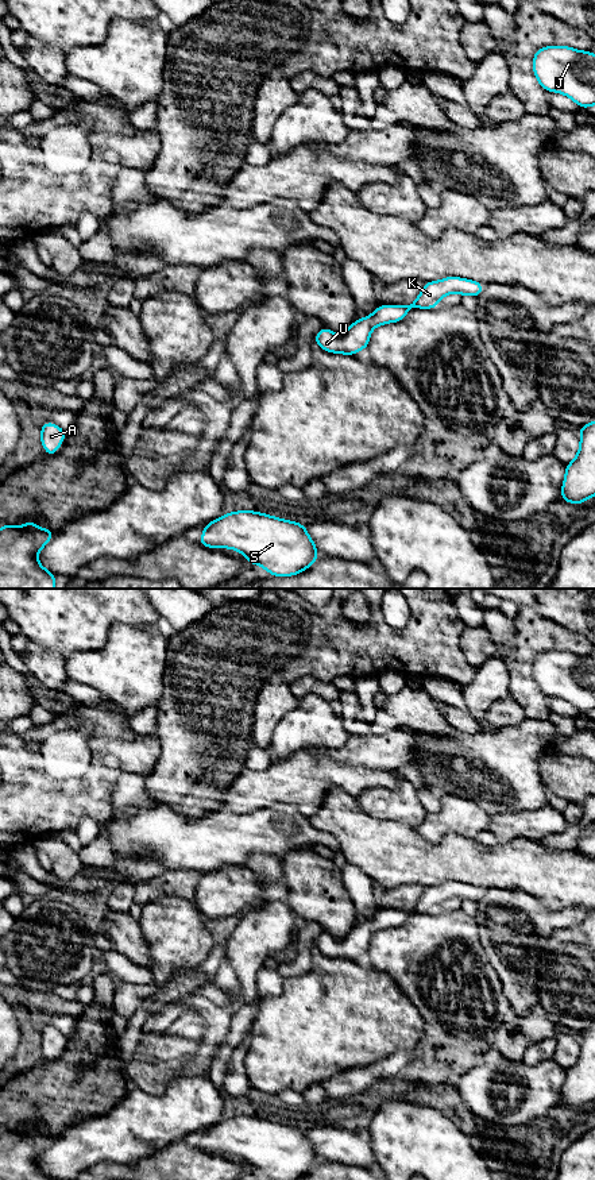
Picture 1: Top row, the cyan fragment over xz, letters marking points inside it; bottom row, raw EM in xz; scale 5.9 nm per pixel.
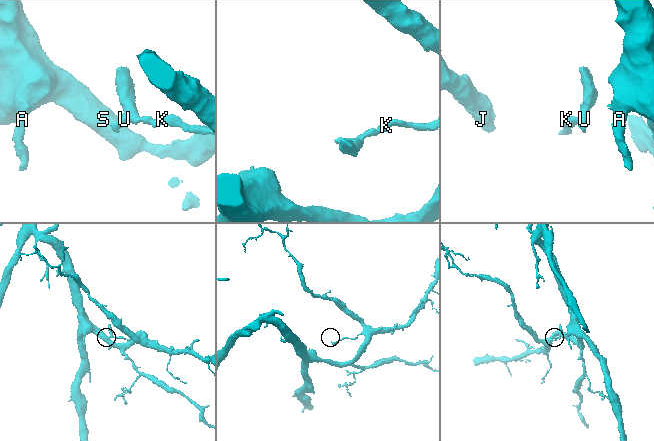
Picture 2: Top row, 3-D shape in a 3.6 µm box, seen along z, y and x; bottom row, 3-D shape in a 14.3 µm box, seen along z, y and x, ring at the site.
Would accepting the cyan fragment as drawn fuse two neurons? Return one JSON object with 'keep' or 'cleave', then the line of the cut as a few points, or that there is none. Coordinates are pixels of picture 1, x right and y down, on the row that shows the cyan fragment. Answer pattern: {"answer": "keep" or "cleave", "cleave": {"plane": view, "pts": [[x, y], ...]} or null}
{"answer": "keep", "cleave": null}

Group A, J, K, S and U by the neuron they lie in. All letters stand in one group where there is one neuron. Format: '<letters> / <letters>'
A J K S U

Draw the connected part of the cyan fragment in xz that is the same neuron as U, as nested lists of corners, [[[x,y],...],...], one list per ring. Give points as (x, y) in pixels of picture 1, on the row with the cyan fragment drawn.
[[[447,277],[440,281],[425,282],[421,293],[409,305],[379,305],[368,317],[355,320],[352,325],[341,335],[322,327],[314,339],[324,351],[333,354],[355,355],[368,347],[371,331],[376,325],[398,323],[406,313],[414,308],[434,309],[441,297],[457,293],[460,296],[479,297],[483,292],[482,282],[464,279],[460,277]]]

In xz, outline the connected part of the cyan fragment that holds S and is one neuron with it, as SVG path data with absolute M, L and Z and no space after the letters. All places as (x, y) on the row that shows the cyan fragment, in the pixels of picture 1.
M254 510L225 513L206 522L198 544L236 549L273 576L300 574L320 555L304 524Z

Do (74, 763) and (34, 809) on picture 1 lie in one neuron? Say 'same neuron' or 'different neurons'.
same neuron

